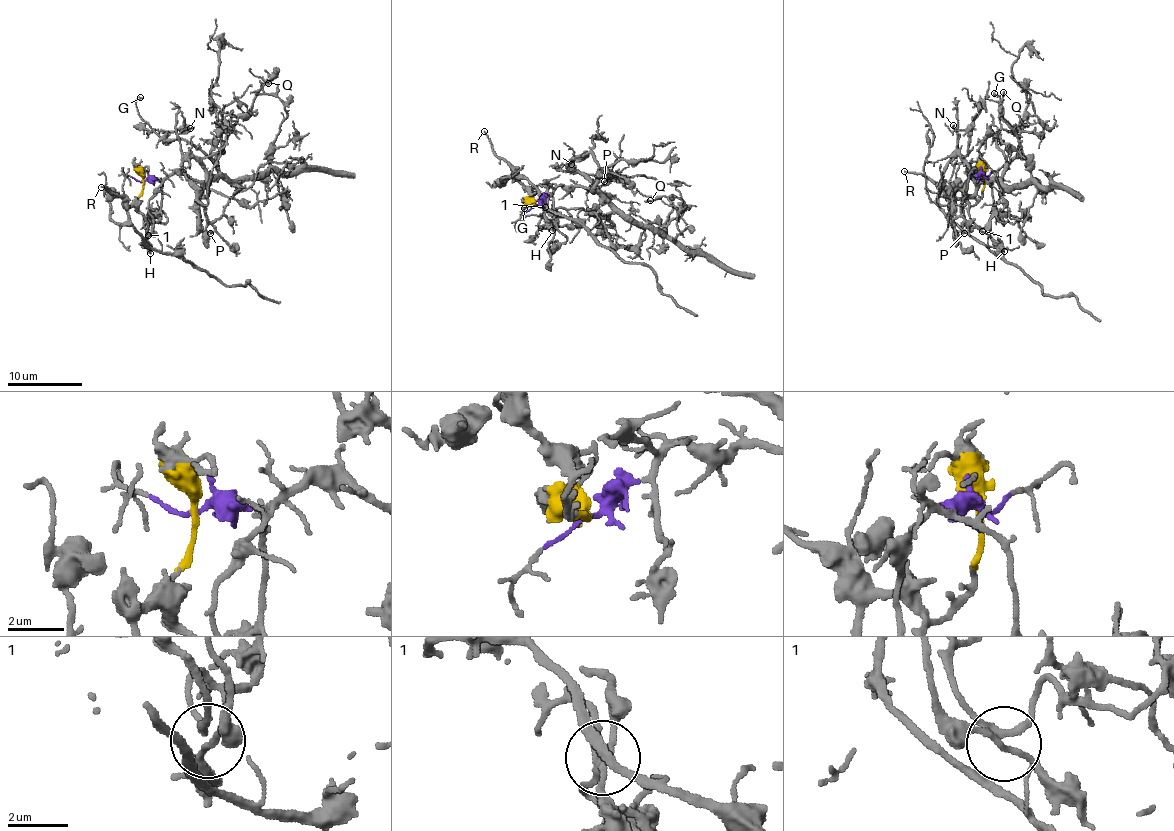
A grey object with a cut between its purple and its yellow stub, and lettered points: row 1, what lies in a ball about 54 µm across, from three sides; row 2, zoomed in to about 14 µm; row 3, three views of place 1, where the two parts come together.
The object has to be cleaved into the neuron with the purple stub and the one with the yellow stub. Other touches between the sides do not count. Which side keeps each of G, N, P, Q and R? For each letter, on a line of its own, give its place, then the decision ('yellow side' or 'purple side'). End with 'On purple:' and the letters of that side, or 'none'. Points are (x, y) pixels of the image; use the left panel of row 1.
G: (140, 97) | purple side
N: (190, 128) | purple side
P: (210, 233) | purple side
Q: (268, 83) | purple side
R: (101, 187) | yellow side
On purple: G, N, P, Q

